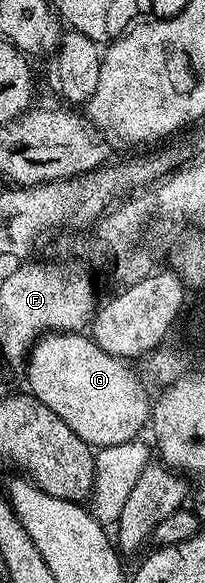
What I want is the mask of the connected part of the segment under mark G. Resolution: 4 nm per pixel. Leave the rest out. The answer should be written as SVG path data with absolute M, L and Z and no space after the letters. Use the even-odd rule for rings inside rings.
M50 332L42 335L33 345L23 372L28 375L30 395L43 402L53 414L58 414L90 447L100 450L134 441L150 421L151 399L141 388L134 369L129 367L120 356L103 351L88 335L81 332Z

